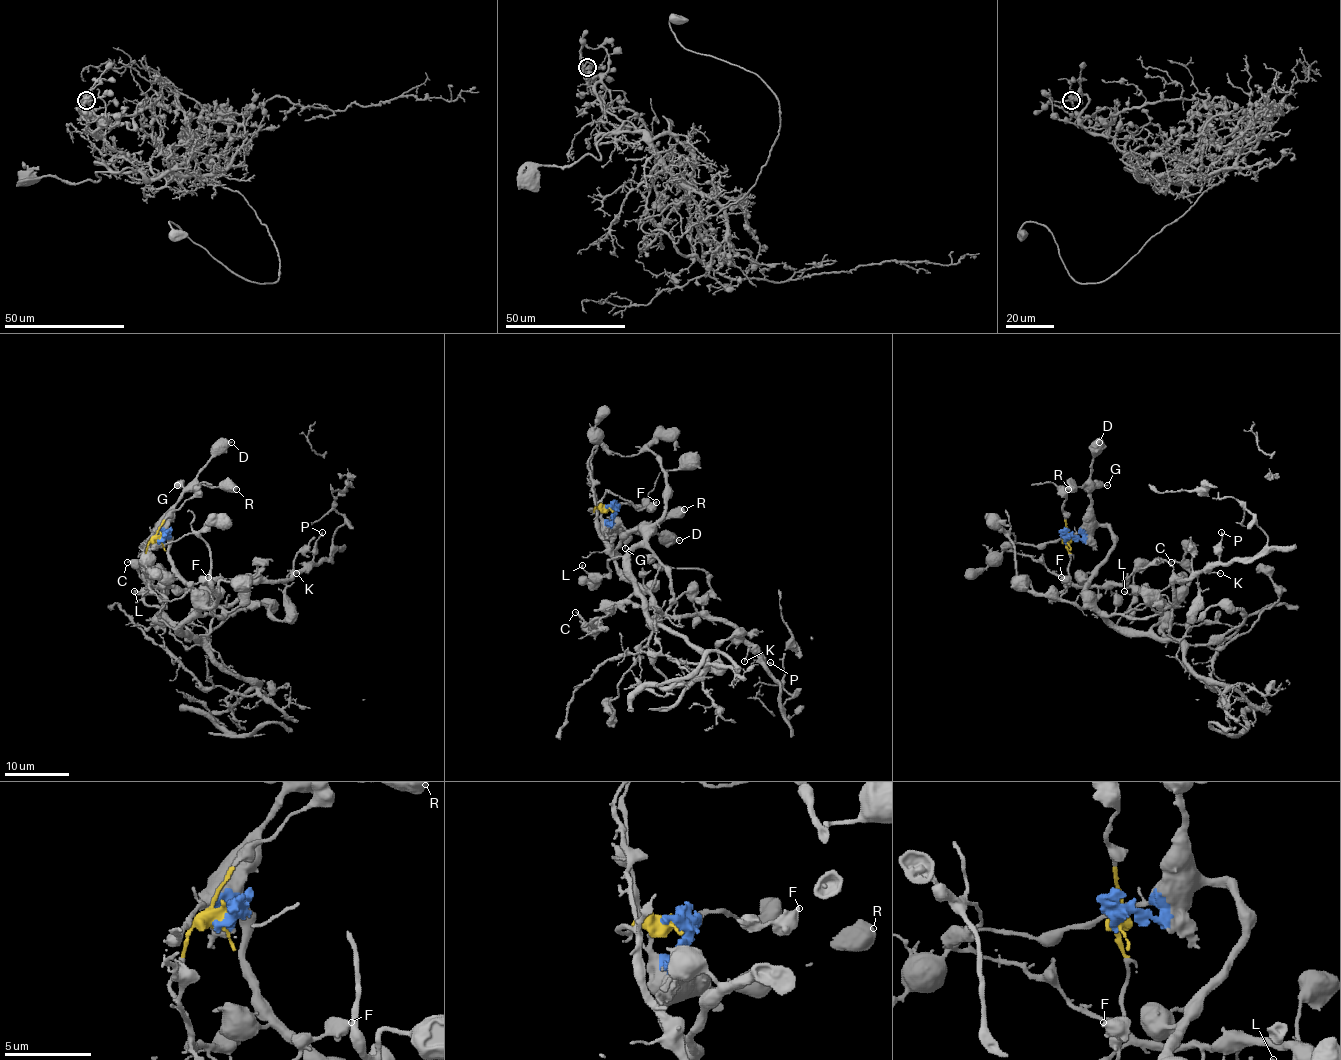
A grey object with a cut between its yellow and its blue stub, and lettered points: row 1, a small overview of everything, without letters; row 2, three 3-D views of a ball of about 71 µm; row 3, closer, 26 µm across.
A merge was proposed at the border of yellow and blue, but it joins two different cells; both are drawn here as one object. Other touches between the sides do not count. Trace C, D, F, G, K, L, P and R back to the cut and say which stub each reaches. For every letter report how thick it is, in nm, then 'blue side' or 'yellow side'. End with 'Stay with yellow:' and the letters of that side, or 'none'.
C: 200 nm | blue side
D: 500 nm | blue side
F: 500 nm | yellow side
G: 220 nm | blue side
K: 100 nm | yellow side
L: 140 nm | blue side
P: 190 nm | yellow side
R: 700 nm | blue side
Stay with yellow: F, K, P

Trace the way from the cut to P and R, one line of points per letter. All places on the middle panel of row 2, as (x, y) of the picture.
P: (608, 506), (589, 510), (593, 510), (598, 537), (613, 562), (665, 614), (725, 619), (762, 661), (770, 662)
R: (608, 506), (611, 521), (619, 529), (634, 531), (642, 531), (667, 518), (676, 518), (684, 510)

